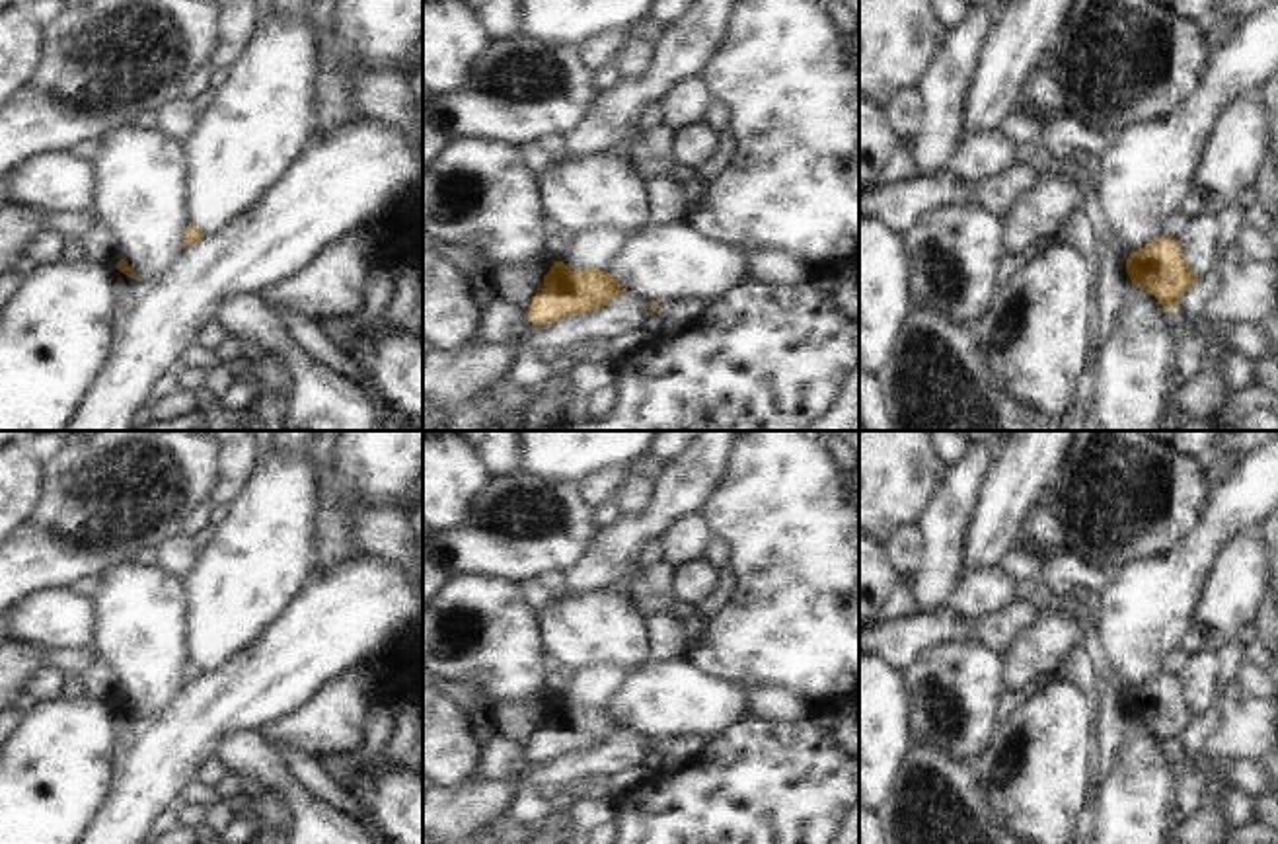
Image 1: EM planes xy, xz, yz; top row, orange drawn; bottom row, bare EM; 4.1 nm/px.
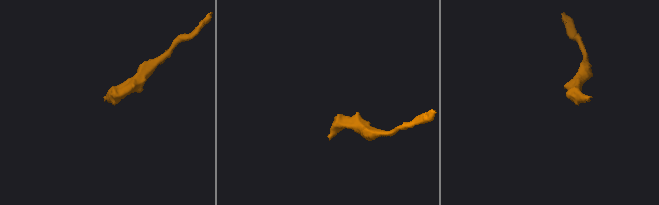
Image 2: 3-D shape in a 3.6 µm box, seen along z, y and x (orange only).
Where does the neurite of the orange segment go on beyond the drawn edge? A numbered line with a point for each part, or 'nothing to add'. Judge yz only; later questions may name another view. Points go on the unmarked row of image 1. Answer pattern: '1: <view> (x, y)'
nothing to add

